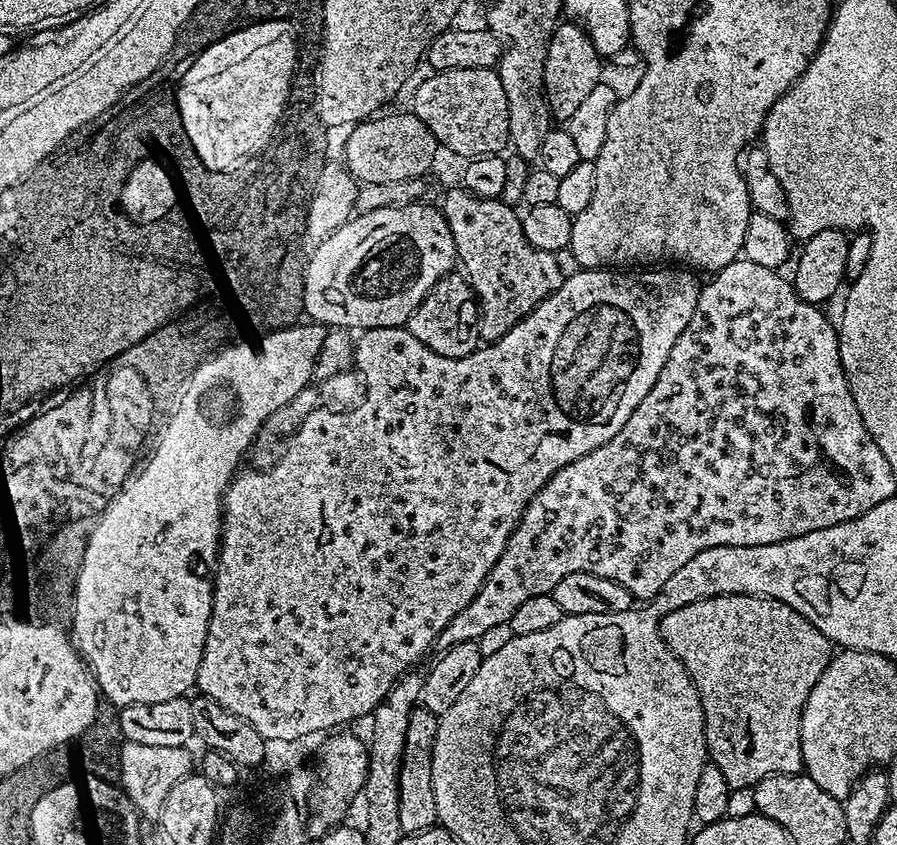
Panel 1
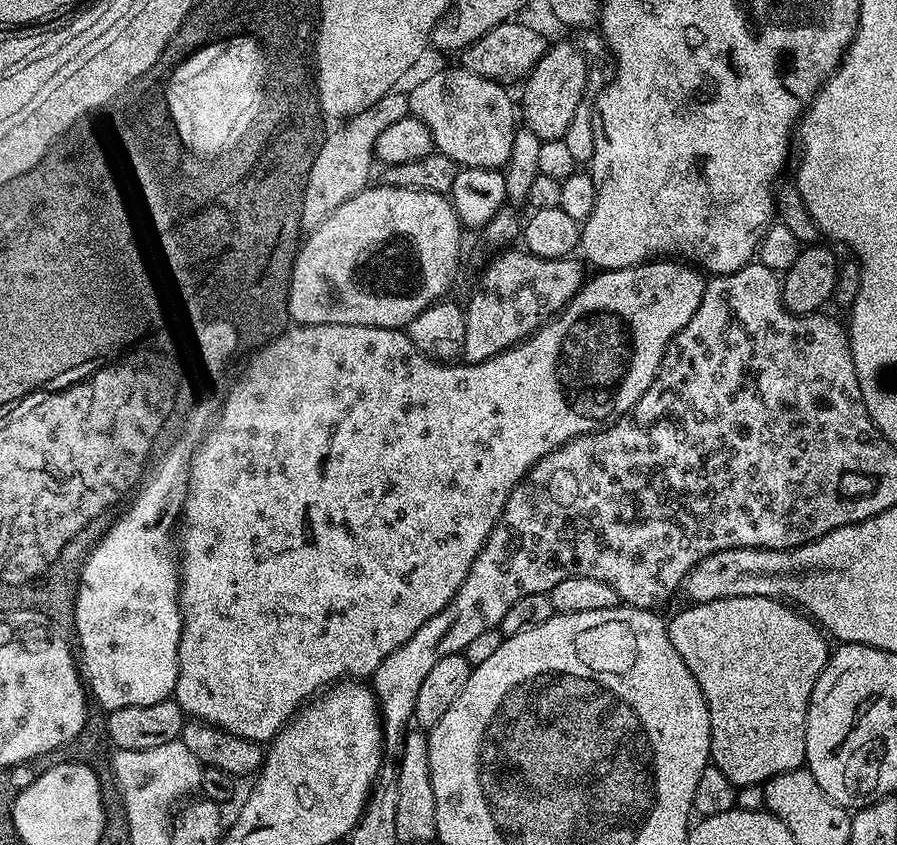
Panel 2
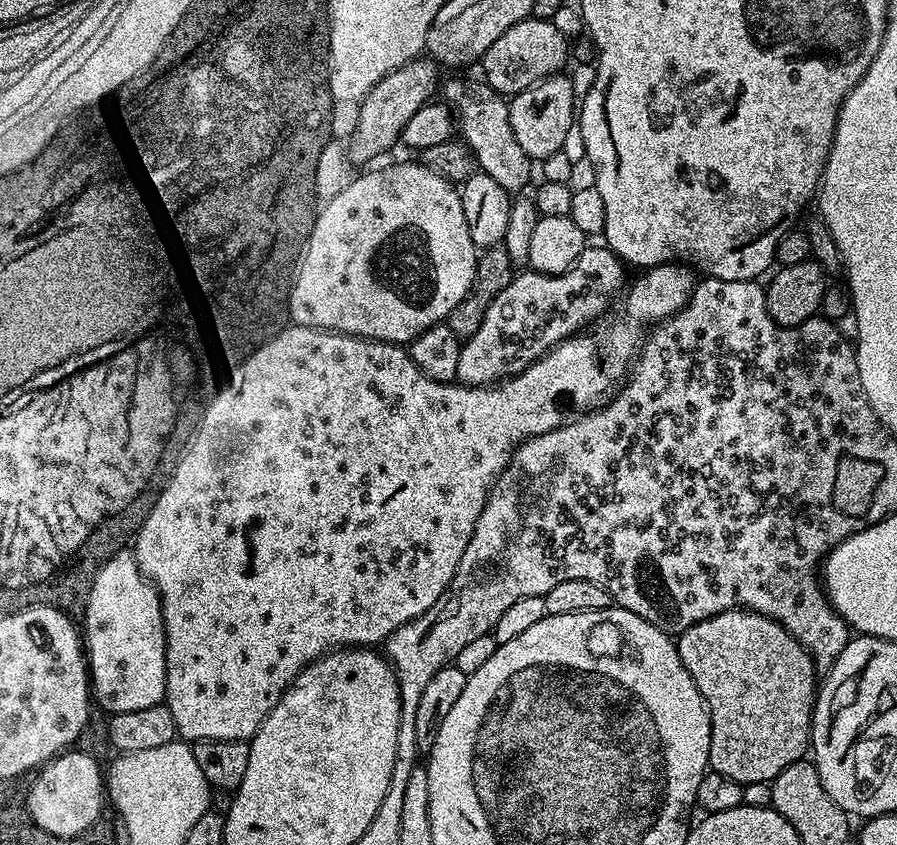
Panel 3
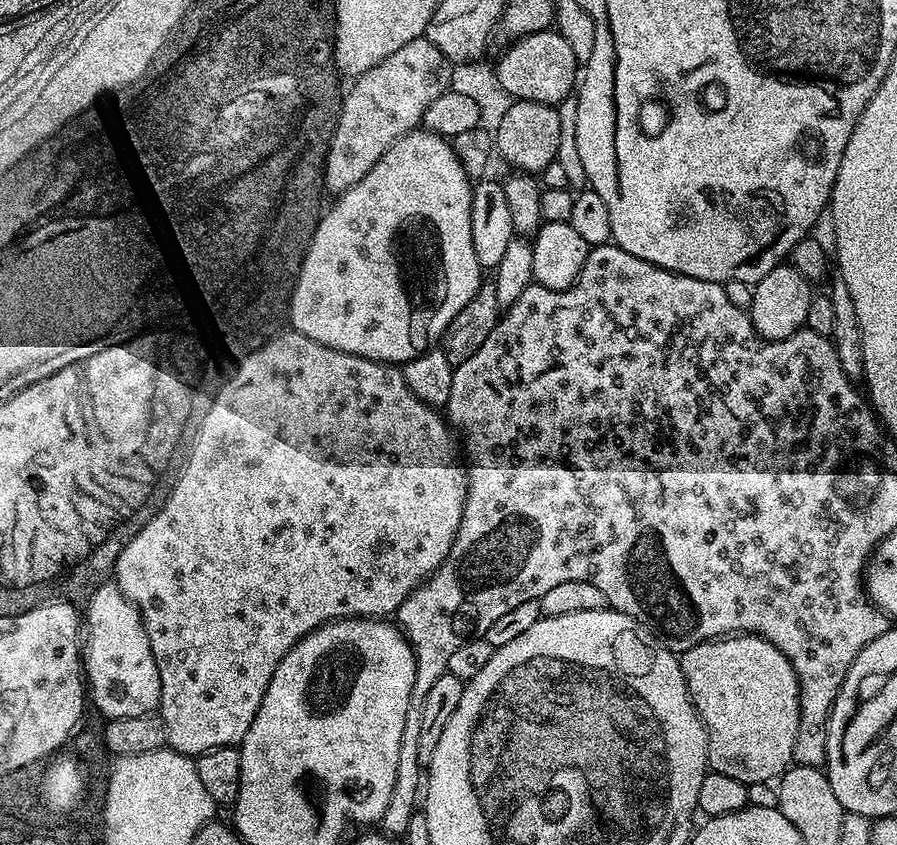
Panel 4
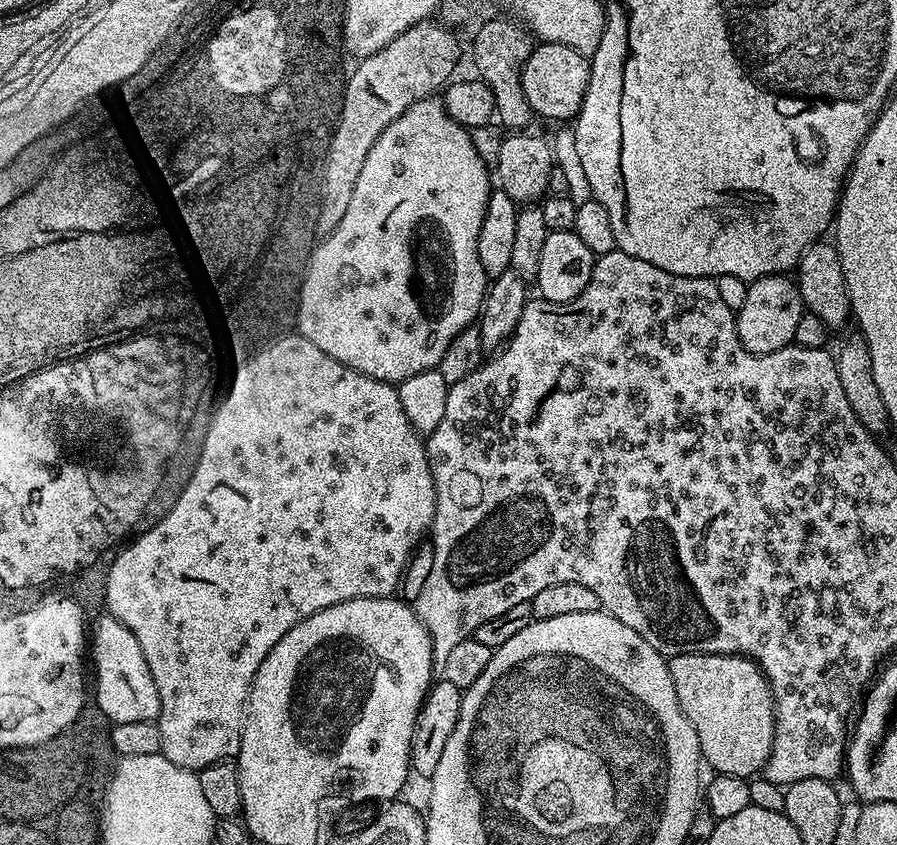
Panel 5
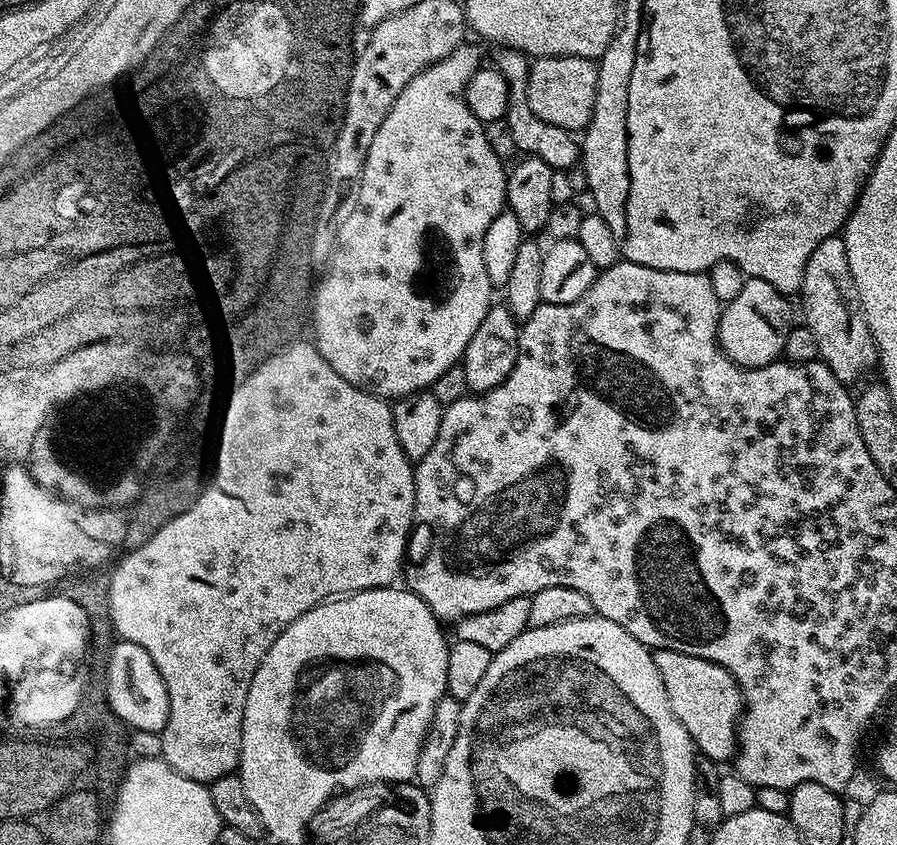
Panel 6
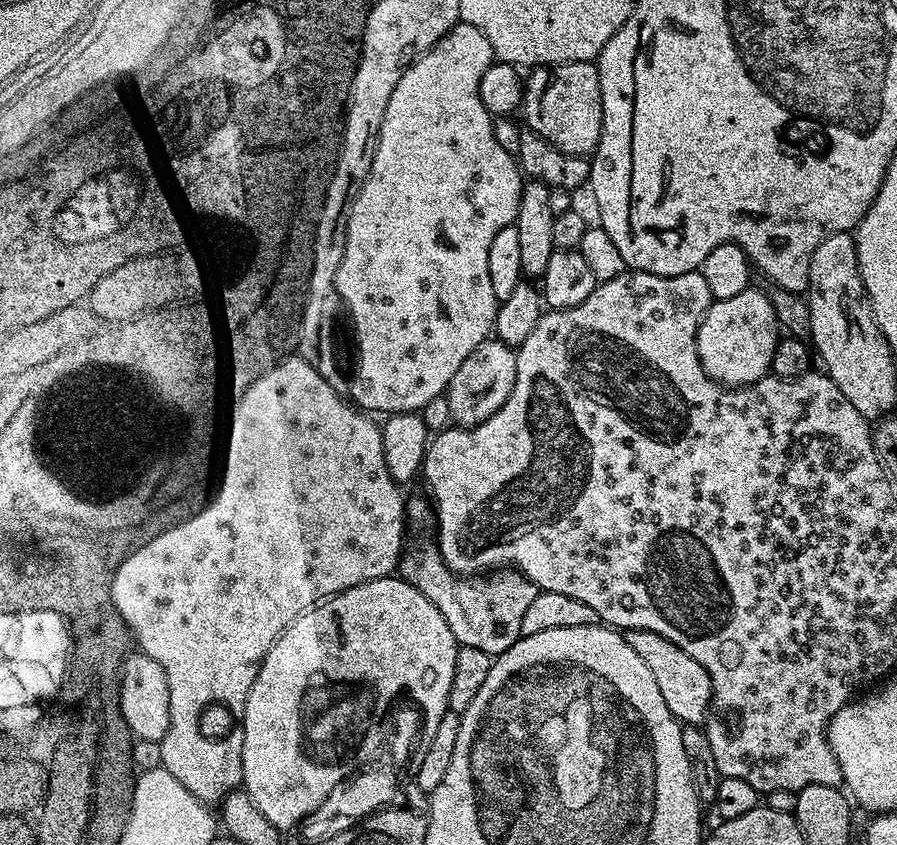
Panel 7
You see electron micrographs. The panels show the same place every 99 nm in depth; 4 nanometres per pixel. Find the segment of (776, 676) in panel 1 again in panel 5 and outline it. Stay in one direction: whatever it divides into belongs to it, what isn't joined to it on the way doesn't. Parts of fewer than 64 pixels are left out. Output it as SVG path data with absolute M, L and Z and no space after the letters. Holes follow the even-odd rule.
M694 654L669 656L666 660L666 667L674 690L676 705L686 718L686 722L690 722L698 738L703 763L707 767L709 764L713 768L711 771L716 774L725 772L748 776L755 773L770 740L770 704L757 673L737 660L726 657L695 656Z

